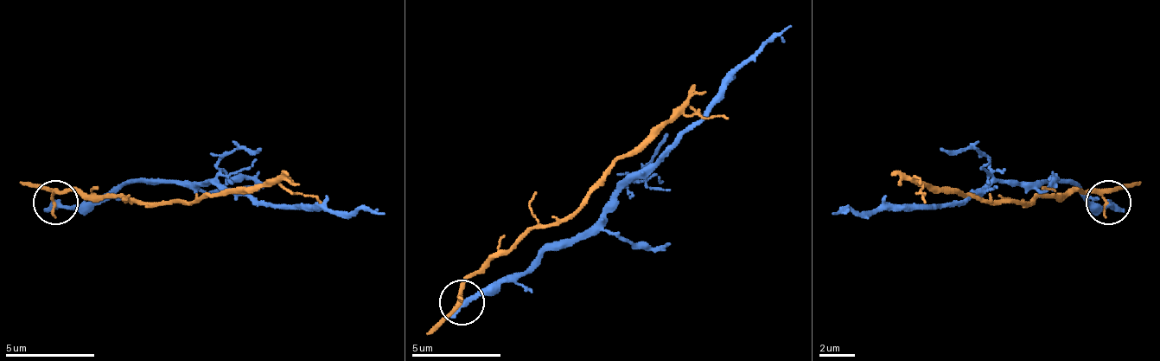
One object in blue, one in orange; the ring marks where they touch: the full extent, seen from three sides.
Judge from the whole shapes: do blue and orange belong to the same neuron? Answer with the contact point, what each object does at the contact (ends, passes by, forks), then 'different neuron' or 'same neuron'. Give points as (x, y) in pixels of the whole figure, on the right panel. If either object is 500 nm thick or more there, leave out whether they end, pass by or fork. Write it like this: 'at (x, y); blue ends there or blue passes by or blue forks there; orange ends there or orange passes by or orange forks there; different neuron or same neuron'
at (1108, 202); blue ends there; orange passes by; different neuron

